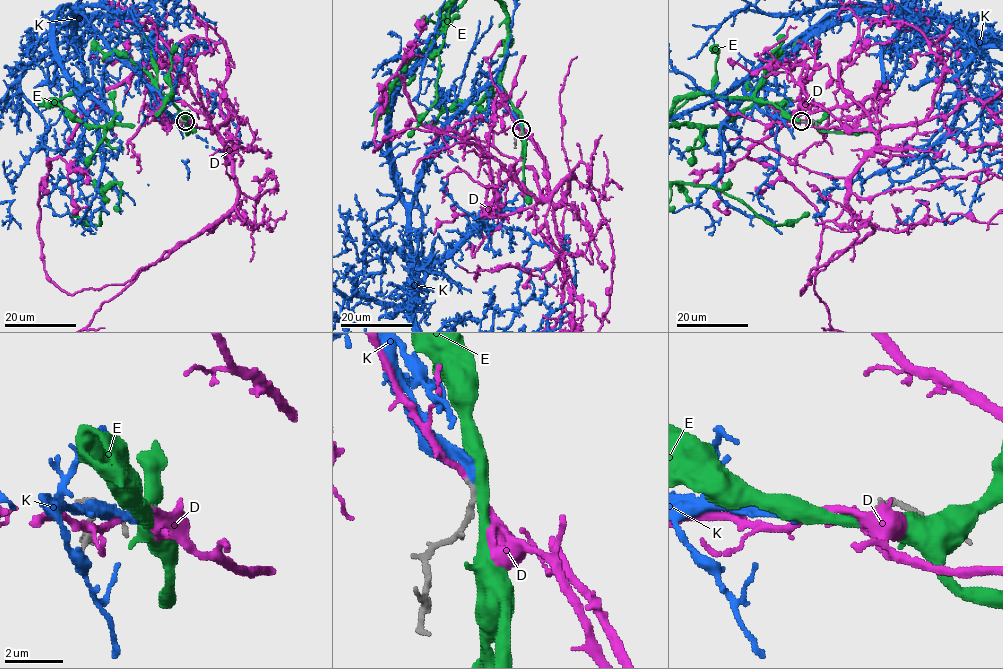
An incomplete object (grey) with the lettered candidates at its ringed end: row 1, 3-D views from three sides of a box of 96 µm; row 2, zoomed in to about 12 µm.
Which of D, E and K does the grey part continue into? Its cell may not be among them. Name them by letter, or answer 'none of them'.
K

